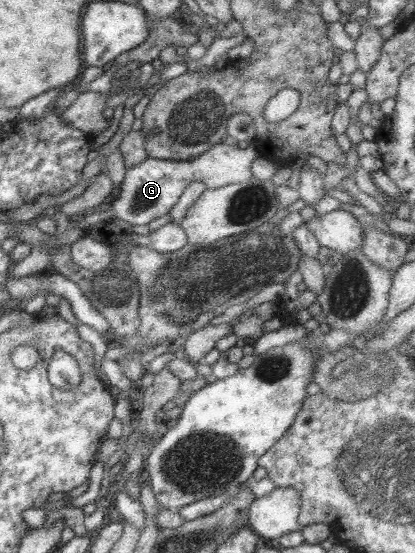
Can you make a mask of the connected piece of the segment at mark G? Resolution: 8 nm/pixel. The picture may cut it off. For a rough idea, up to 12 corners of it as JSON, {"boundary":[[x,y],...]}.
{"boundary":[[212,145],[188,159],[147,156],[125,170],[113,217],[145,225],[193,181],[251,177],[253,147]]}

